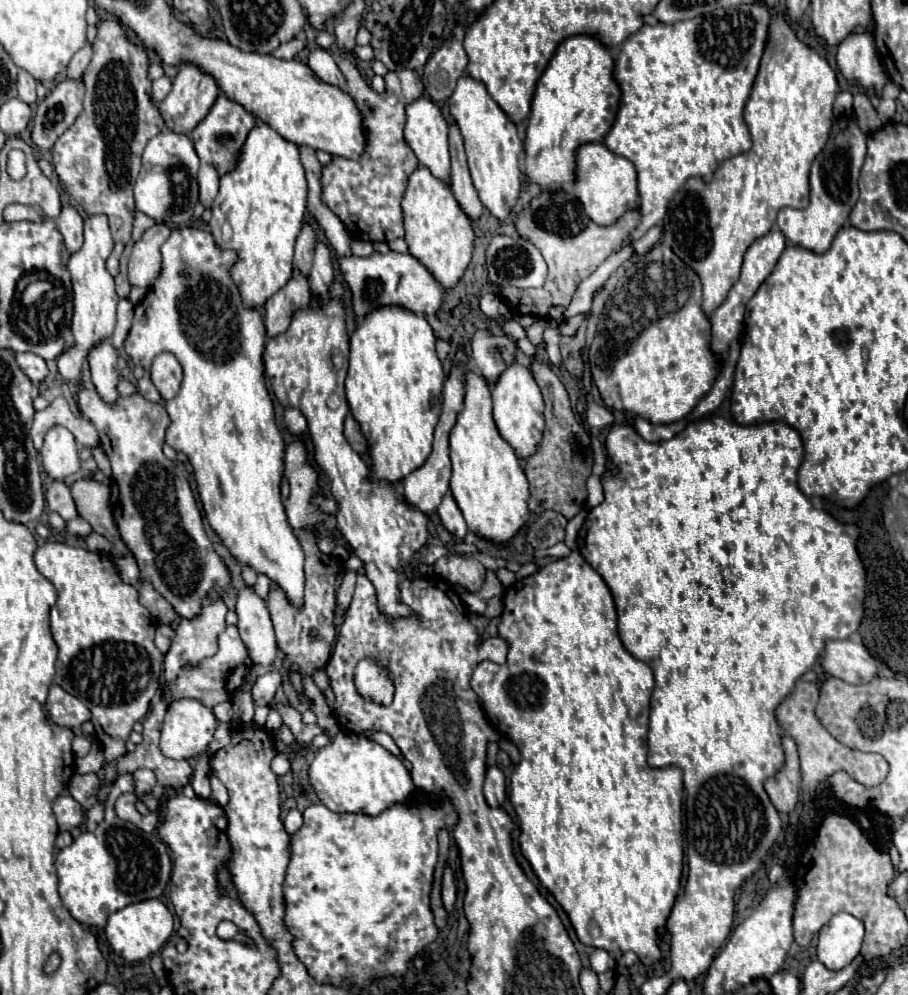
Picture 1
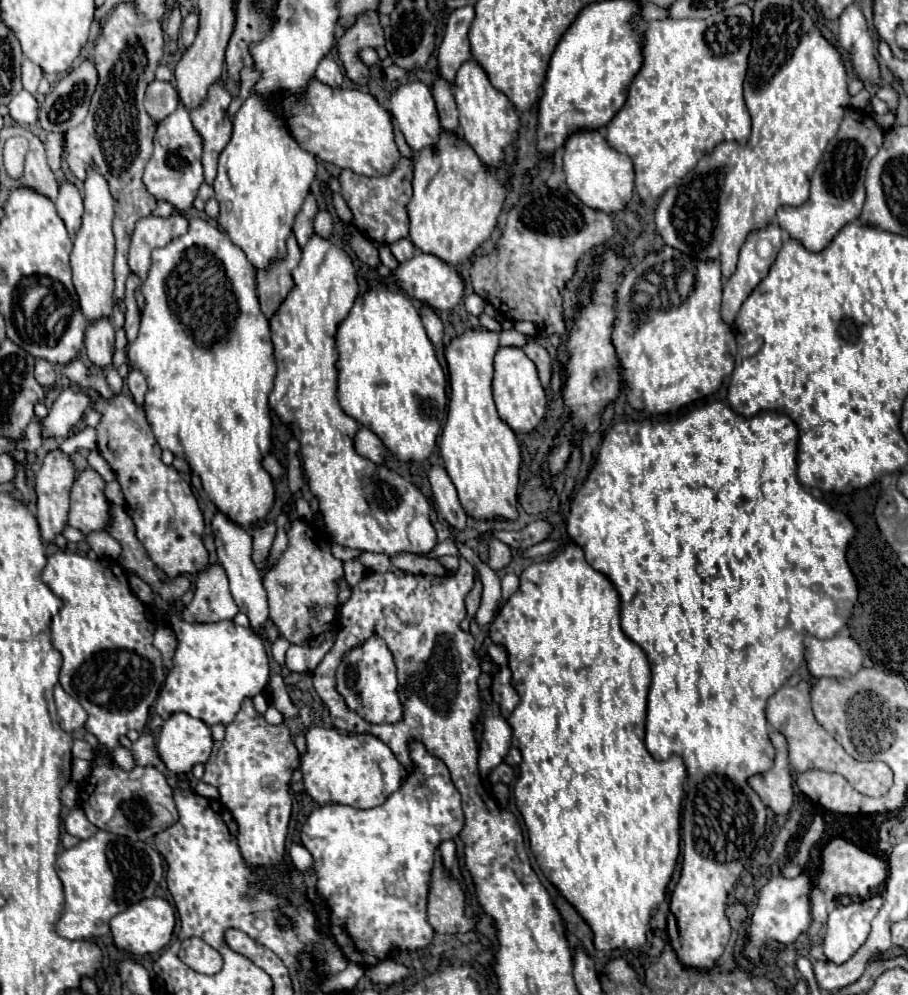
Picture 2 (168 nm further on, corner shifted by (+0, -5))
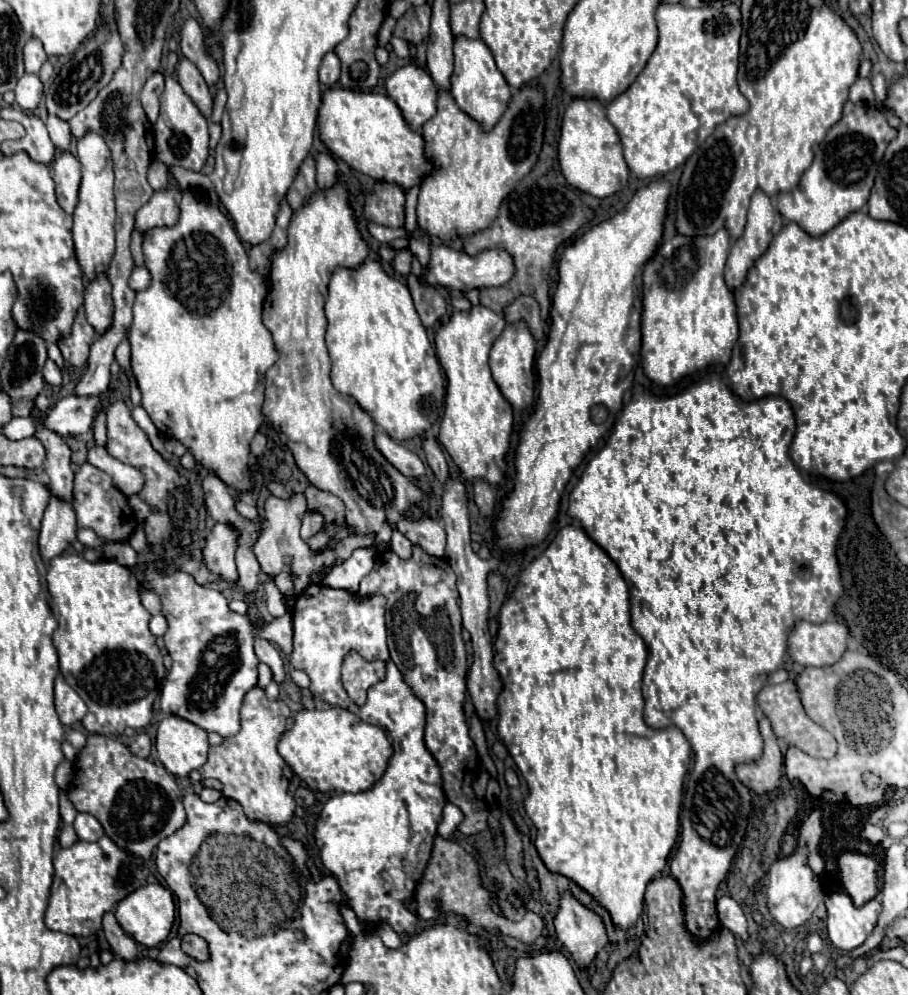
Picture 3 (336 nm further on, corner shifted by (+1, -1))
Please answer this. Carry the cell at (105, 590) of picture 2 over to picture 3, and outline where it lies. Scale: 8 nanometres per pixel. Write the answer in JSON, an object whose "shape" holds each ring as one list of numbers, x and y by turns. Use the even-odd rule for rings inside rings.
{"shape":[[61,553,49,561,47,585,52,601,52,610,58,621,53,633,53,645,59,653,59,669,67,685,85,701,87,715,83,727,89,733,99,735,123,735,125,727,143,729,151,721,151,707,161,691,165,679,163,657,155,643,155,635,149,631,151,613,141,605,139,581,123,565,115,561,91,563,81,555]]}

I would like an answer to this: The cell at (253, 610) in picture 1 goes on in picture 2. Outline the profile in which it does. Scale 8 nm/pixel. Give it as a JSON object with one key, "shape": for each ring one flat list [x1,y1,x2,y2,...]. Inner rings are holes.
{"shape":[[216,511,214,517,212,517,212,533,214,533,214,539,216,539,218,559,220,559,222,567,228,573,228,579,230,579,232,597,234,597,236,605,240,607,240,611,244,611,248,615,252,629,260,631,264,621,268,619,268,601,266,601,266,591,262,587,262,575,252,561,252,533,248,533,238,523,230,521,220,511]]}

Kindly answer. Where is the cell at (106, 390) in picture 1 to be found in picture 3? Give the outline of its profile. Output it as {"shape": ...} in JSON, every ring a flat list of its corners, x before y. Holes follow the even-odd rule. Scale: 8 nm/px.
{"shape":[[105,275,85,285,85,317,97,335,103,335,113,325,111,283]]}

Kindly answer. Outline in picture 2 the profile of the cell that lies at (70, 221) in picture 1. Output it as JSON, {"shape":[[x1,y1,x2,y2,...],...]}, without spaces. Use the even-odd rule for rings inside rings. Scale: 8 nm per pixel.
{"shape":[[64,181,60,185,60,193,58,193,58,199,56,199,56,211,64,219,70,237,74,237,76,231,80,229,82,213,84,213,82,193,80,193,80,189,74,183]]}

